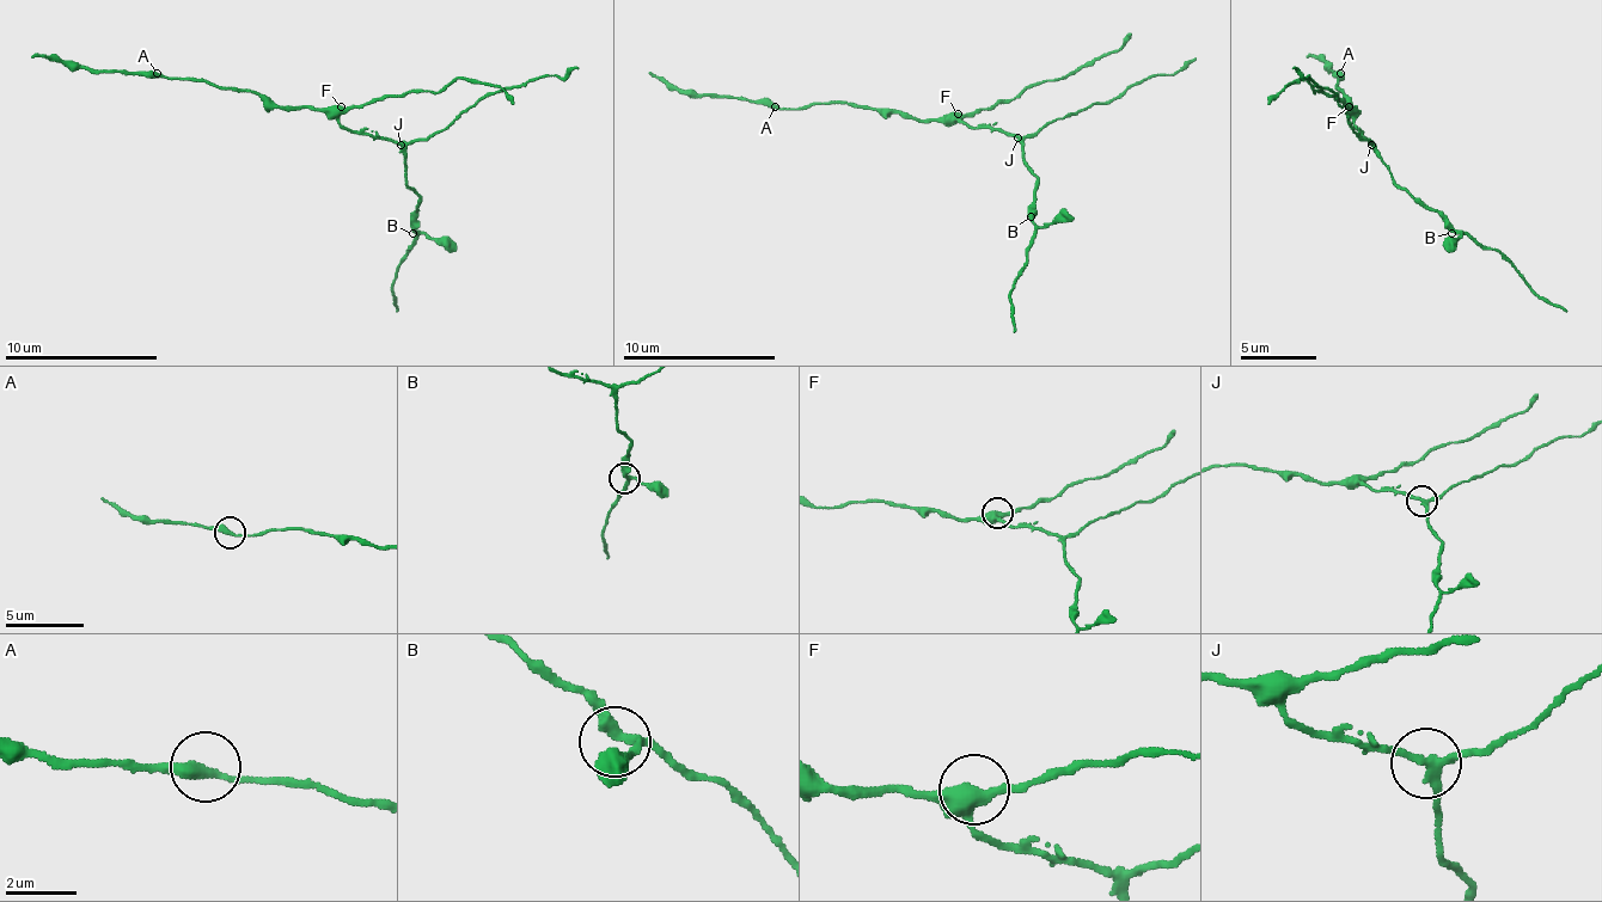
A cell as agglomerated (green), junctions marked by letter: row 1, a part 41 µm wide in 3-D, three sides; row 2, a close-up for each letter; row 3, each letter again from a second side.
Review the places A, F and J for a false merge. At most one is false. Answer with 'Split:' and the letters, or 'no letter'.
Split: J

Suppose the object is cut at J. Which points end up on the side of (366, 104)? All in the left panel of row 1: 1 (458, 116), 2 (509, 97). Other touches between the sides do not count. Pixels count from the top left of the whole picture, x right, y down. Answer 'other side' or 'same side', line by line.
1: other side
2: same side

